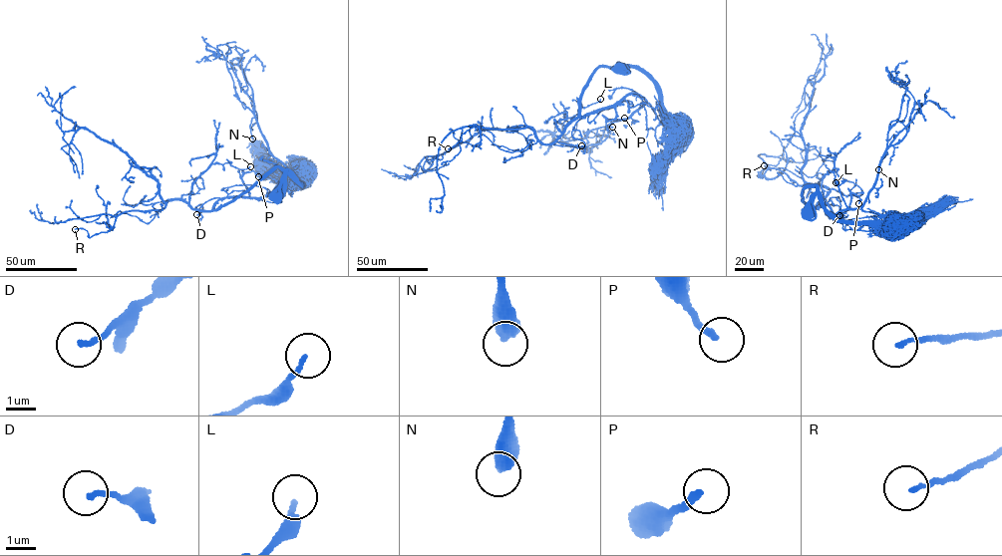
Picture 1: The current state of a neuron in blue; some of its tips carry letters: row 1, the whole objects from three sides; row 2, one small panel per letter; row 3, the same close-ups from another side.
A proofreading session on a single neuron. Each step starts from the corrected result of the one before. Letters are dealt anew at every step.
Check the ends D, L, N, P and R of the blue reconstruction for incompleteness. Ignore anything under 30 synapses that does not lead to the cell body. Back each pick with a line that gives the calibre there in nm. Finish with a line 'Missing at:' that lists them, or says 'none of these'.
Missing at: none of these

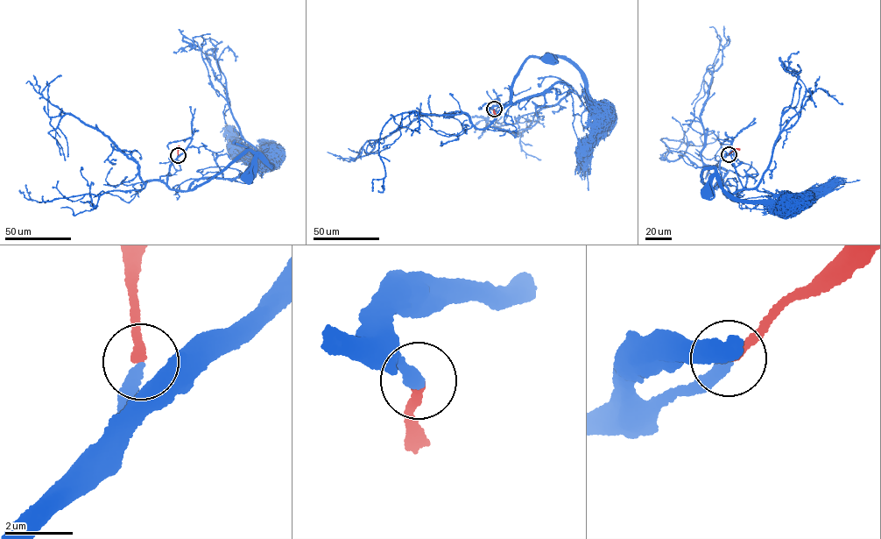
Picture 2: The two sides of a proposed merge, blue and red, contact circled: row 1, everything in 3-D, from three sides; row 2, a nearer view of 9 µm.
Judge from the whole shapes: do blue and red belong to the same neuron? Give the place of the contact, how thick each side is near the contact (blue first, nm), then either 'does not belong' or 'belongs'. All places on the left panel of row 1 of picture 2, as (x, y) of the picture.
(178, 155) | 340/280 nm | belongs

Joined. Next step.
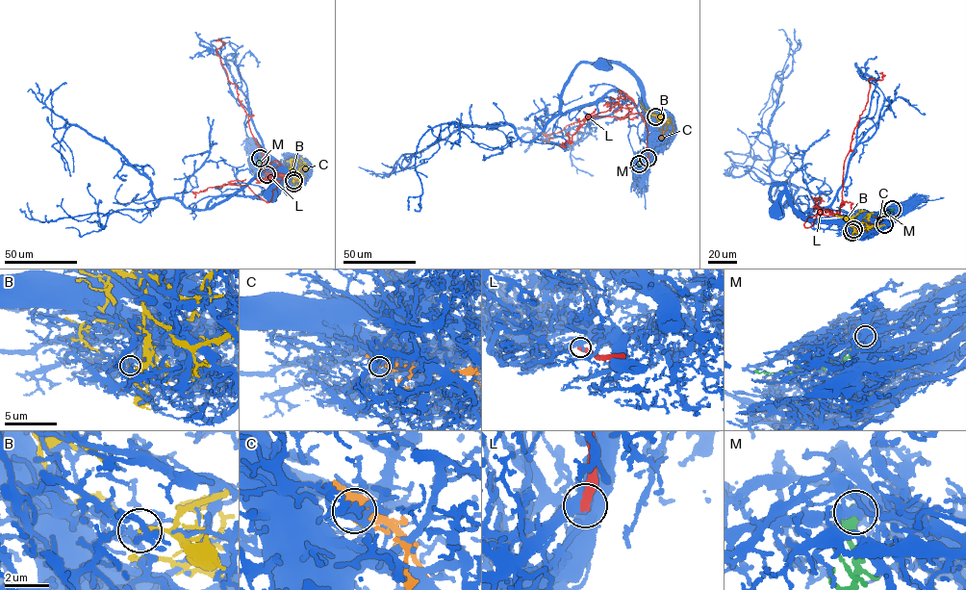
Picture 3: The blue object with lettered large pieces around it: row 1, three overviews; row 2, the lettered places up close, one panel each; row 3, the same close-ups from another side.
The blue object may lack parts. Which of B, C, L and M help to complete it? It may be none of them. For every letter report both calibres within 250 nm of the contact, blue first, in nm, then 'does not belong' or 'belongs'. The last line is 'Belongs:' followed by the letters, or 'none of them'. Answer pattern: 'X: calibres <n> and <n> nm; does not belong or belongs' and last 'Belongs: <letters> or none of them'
B: calibres 200 and 120 nm; does not belong
C: calibres 190 and 320 nm; does not belong
L: calibres 420 and 360 nm; does not belong
M: calibres 480 and 280 nm; belongs
Belongs: M

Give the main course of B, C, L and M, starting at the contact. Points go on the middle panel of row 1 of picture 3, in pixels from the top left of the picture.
B: (656, 116), (661, 114), (655, 115), (672, 124), (673, 135)
C: (655, 117), (662, 124), (661, 137), (667, 130), (668, 119), (670, 120)
L: (648, 158), (647, 128), (640, 114), (592, 116), (562, 131), (542, 133), (552, 139), (543, 140)
M: (639, 164), (637, 151)

